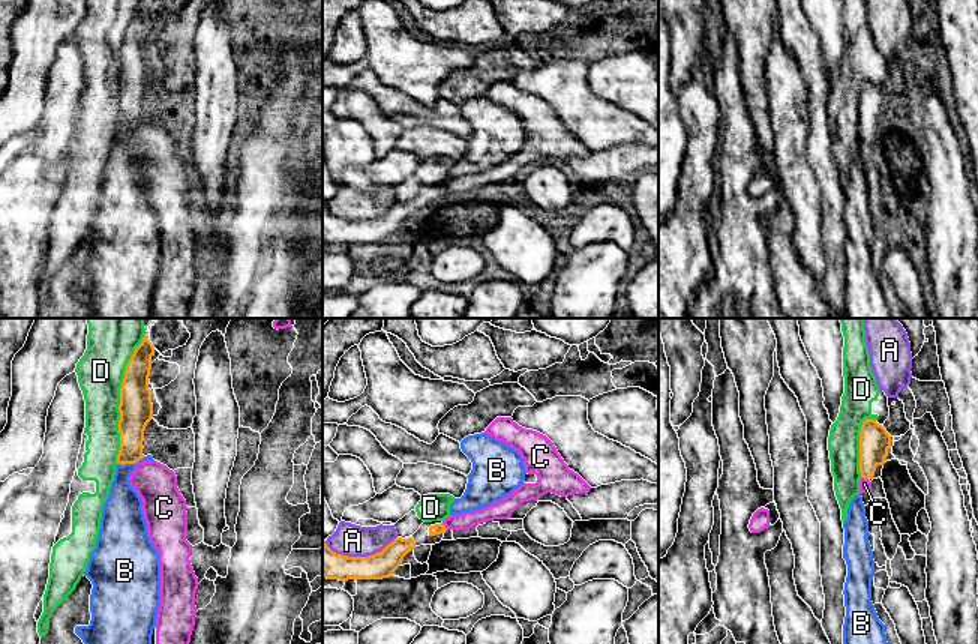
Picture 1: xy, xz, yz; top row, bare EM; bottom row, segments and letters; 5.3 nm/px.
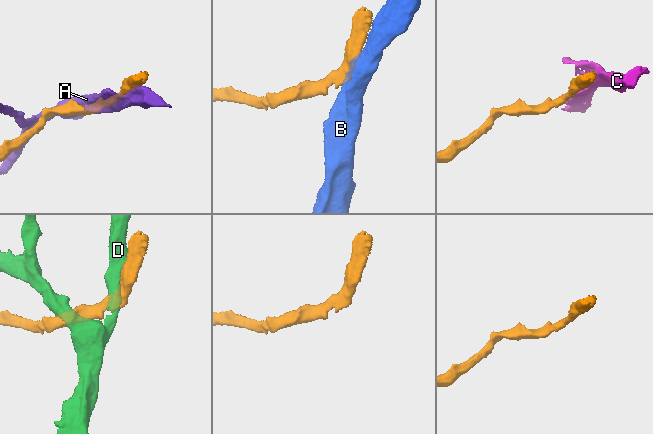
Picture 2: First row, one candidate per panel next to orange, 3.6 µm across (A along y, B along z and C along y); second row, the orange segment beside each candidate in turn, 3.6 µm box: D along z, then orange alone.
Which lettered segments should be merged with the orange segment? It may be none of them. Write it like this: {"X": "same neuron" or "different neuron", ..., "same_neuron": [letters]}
{"A": "different neuron", "B": "different neuron", "C": "different neuron", "D": "different neuron", "same_neuron": []}

